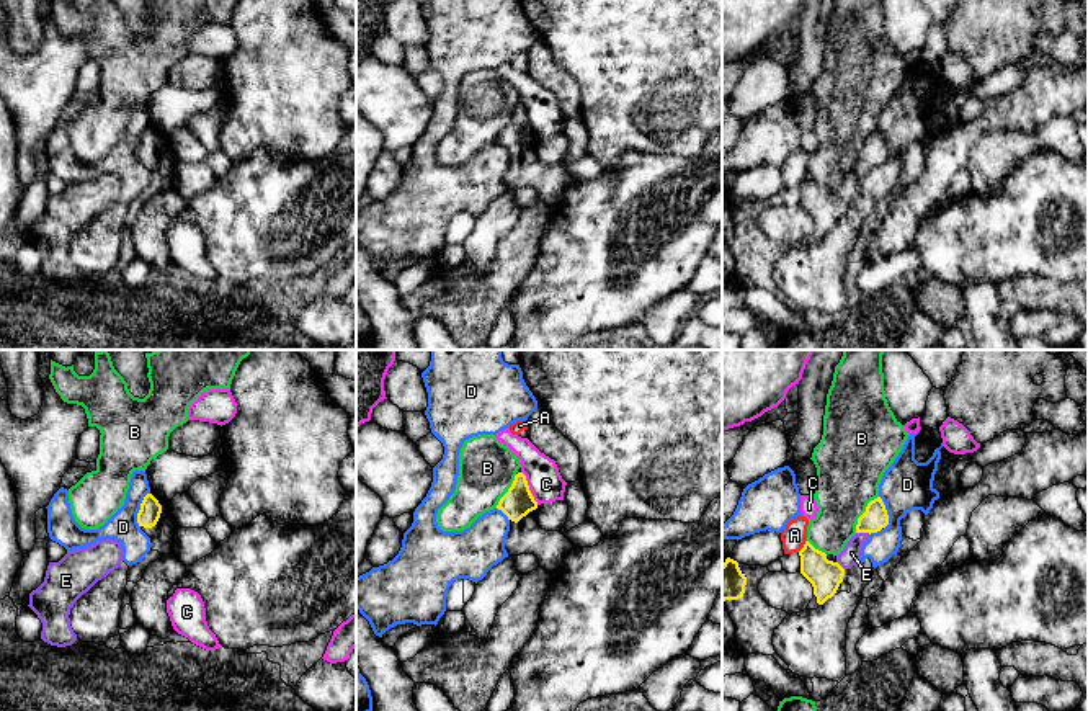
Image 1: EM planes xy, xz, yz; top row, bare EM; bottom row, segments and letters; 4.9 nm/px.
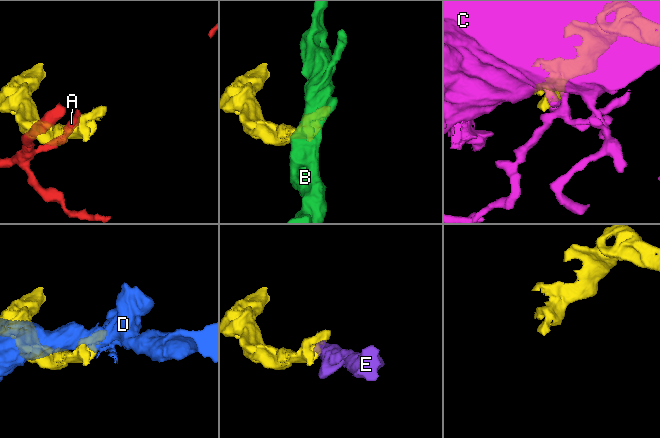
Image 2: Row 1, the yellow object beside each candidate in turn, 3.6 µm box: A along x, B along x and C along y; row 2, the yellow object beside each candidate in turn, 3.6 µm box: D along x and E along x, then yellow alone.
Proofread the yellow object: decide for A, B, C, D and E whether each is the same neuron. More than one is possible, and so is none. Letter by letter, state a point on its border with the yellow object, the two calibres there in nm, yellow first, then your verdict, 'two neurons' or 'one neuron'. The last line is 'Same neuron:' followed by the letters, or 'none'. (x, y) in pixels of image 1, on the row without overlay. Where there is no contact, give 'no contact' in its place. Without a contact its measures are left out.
A: meets yellow in yz at (804, 180); 160 nm thick on the yellow side, 120 nm on the other; two neurons
B: meets yellow in yz at (863, 147); 120 nm thick on the yellow side, 340 nm on the other; two neurons
C: meets yellow in xz at (528, 121); 150 nm thick on the yellow side, 170 nm on the other; two neurons
D: meets yellow in xy at (139, 144); 110 nm thick on the yellow side, 150 nm on the other; two neurons
E: meets yellow in yz at (863, 165); 120 nm thick on the yellow side, 90 nm on the other; one neuron
Same neuron: E

